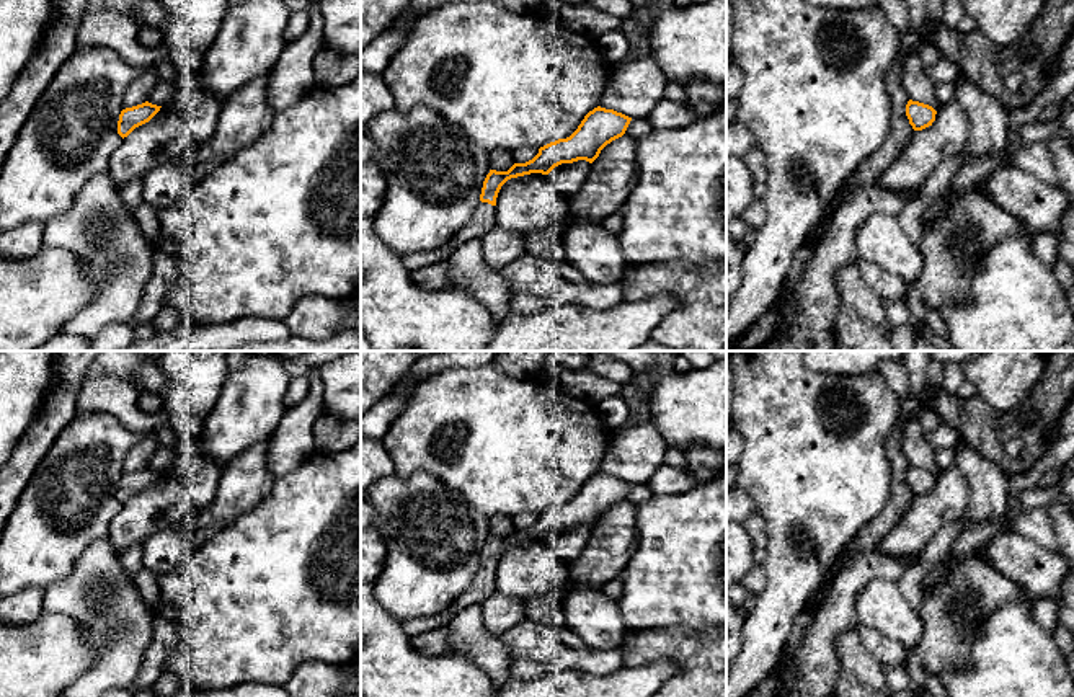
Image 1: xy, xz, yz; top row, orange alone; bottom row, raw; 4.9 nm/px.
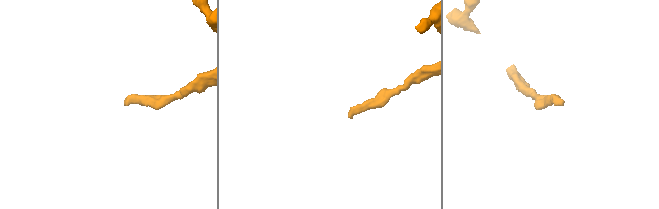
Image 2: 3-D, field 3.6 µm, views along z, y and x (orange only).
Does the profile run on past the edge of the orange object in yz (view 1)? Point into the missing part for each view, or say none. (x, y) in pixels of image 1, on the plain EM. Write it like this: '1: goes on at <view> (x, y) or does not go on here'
1: does not go on here

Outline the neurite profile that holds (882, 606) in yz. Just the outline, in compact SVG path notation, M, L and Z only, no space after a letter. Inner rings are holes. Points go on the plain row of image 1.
M872 579L855 602L859 625L878 630L912 650L924 635L924 624L896 581Z

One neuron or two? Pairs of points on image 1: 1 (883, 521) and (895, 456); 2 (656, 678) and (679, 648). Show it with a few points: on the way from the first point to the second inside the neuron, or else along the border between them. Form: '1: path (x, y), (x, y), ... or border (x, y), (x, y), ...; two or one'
1: path (898, 505), (898, 472); one
2: border (634, 668), (658, 660), (673, 660), (681, 670); two

